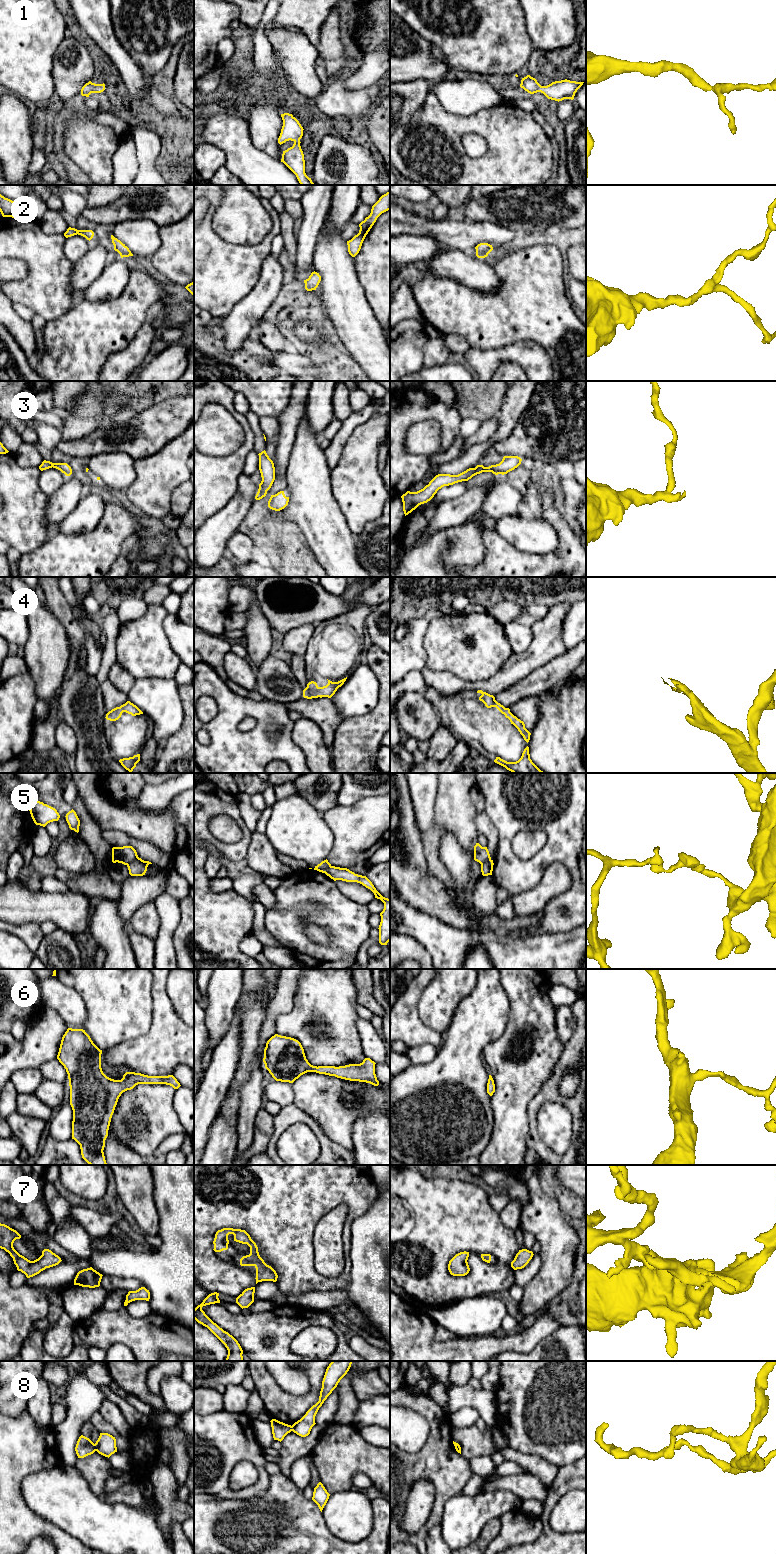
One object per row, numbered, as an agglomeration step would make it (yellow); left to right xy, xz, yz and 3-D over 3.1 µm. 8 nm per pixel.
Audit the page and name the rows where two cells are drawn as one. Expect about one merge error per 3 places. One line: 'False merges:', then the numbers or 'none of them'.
False merges: 5, 8

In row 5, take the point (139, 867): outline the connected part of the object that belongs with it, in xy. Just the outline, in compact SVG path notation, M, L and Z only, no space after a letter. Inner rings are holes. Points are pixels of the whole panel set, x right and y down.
M138 857L134 862L127 865L129 874L131 876L143 876L145 875L149 864L152 863L149 861L144 861Z

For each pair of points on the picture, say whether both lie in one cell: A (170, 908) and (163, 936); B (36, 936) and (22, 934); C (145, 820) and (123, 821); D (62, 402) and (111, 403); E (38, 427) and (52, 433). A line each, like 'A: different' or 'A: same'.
A: same
B: same
C: same
D: different
E: same

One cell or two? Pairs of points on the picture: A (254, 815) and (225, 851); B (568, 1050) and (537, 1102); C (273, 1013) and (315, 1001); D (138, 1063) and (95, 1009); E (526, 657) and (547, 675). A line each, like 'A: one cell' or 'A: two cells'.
A: two cells
B: one cell
C: two cells
D: two cells
E: two cells

